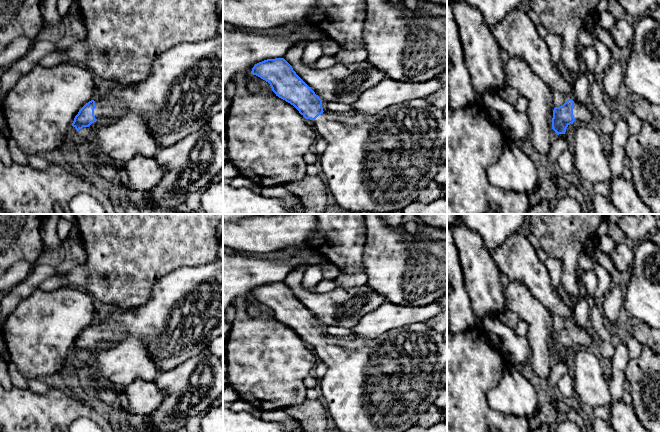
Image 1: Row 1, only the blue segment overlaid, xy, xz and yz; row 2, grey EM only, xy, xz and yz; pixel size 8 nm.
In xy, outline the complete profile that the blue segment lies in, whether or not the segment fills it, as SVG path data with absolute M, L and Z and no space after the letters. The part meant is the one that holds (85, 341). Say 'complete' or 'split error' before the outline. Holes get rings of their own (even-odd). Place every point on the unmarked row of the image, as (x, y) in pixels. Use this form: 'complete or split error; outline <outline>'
split error; outline M215 259L202 266L186 266L170 272L154 285L146 303L131 310L117 309L109 317L97 319L79 334L72 350L79 355L97 344L106 347L124 342L127 338L145 339L150 357L162 373L206 351L208 344L221 335L223 335L223 259Z

